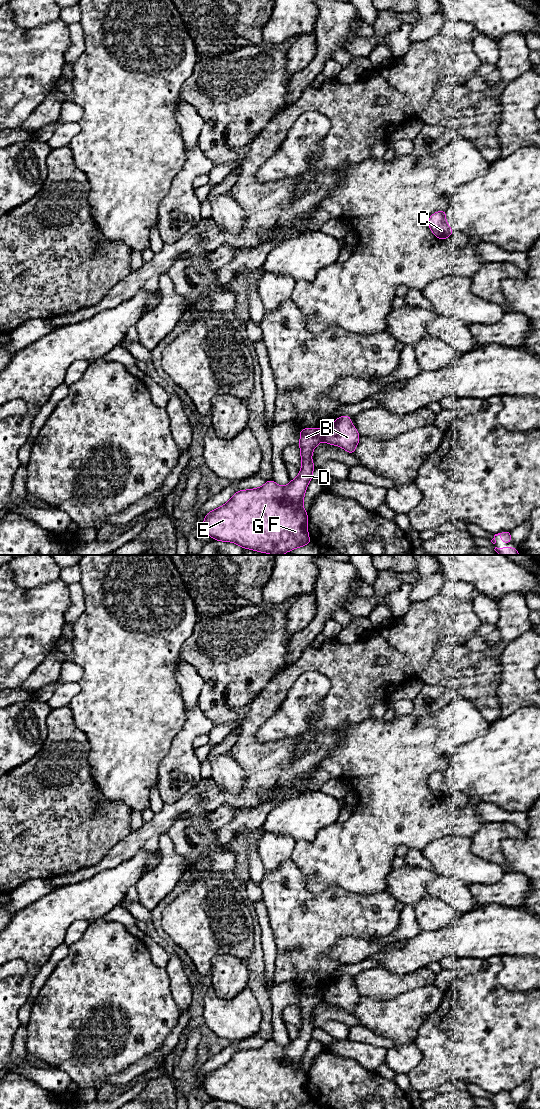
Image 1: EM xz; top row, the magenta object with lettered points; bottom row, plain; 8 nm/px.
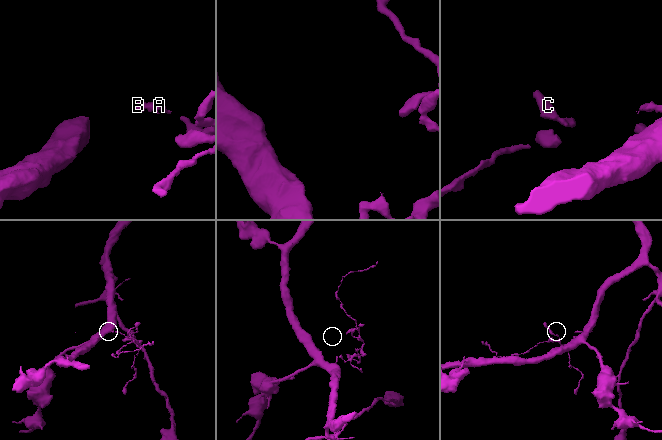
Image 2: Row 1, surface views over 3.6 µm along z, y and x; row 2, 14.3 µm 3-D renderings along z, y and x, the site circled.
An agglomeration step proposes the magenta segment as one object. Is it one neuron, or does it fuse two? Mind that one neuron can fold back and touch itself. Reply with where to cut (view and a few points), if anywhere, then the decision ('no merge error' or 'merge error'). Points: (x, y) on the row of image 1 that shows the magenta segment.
cut in xz along (321, 430), (323, 440); merge error

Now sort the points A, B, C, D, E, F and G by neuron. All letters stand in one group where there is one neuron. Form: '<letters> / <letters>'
A C / B D E F G

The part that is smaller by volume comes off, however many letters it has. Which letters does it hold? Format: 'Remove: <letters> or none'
Remove: A, C

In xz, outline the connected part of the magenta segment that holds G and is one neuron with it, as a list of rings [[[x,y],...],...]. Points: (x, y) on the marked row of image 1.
[[[319,428],[300,429],[300,456],[302,466],[298,476],[286,486],[276,484],[272,479],[259,488],[238,490],[224,505],[206,514],[203,527],[207,534],[214,540],[232,542],[243,549],[251,549],[261,553],[282,555],[296,548],[311,544],[308,534],[308,512],[303,509],[304,495],[309,482],[313,479],[312,473],[315,465],[312,462],[314,448],[323,441],[322,430]]]

